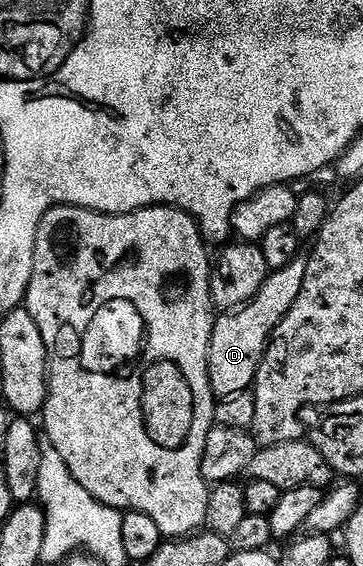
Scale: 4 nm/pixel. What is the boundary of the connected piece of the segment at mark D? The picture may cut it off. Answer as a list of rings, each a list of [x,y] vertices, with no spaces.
[[[303,255],[293,259],[289,267],[270,270],[265,283],[261,283],[261,291],[257,291],[252,301],[237,310],[216,316],[207,348],[207,374],[216,398],[237,395],[254,386],[267,341],[281,319],[289,315],[293,303],[297,303],[297,295],[301,295],[301,283],[305,283],[306,270],[307,257]]]

